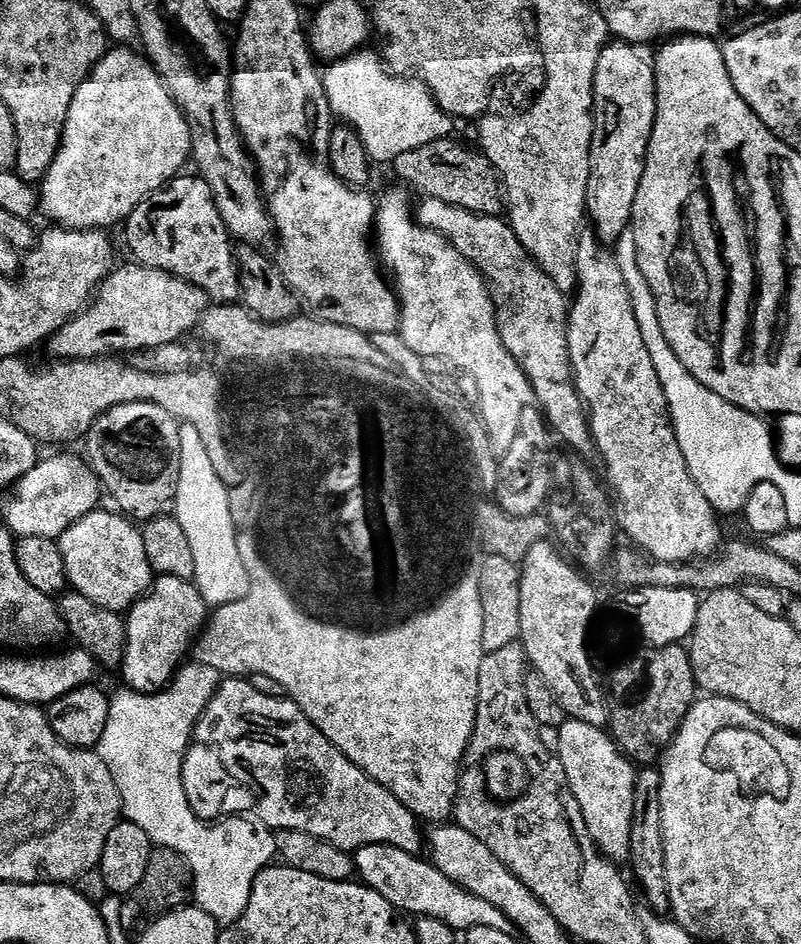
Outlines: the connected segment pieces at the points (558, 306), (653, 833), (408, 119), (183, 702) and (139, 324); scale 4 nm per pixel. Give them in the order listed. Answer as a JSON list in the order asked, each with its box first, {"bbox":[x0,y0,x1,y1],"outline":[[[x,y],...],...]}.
[{"bbox":[414,198,596,458],"outline":[[[427,198],[421,199],[421,204],[418,204],[418,207],[415,209],[414,215],[423,226],[423,228],[429,228],[434,230],[438,234],[442,234],[448,239],[448,243],[452,244],[462,255],[467,256],[471,260],[475,268],[480,269],[484,274],[485,280],[488,281],[493,293],[494,299],[496,302],[496,325],[498,326],[498,334],[502,338],[502,342],[506,346],[506,350],[516,359],[518,366],[526,374],[526,378],[532,384],[532,394],[535,398],[535,401],[538,404],[541,404],[544,407],[543,415],[546,417],[547,423],[550,425],[551,431],[555,433],[557,437],[560,436],[577,452],[577,457],[588,458],[584,456],[593,455],[596,452],[596,443],[592,441],[592,427],[588,425],[588,413],[584,407],[584,400],[578,394],[576,389],[576,381],[572,379],[572,363],[570,362],[570,350],[568,349],[568,313],[570,311],[570,300],[569,297],[562,291],[558,290],[558,286],[554,286],[554,282],[550,277],[547,276],[540,269],[540,265],[537,264],[536,259],[533,258],[528,251],[522,246],[522,242],[518,242],[518,234],[514,234],[511,224],[508,223],[507,219],[501,218],[500,216],[483,216],[477,212],[471,212],[470,210],[462,210],[458,206],[450,206],[446,202],[441,200],[429,200]]]},{"bbox":[630,766,672,914],"outline":[[[644,766],[636,773],[634,790],[634,822],[630,838],[632,855],[630,865],[640,888],[644,891],[643,903],[657,914],[664,914],[672,907],[670,886],[666,882],[666,850],[662,842],[662,798],[660,797],[660,774],[652,766]]]},{"bbox":[323,54,453,162],"outline":[[[353,54],[327,65],[323,73],[324,89],[328,95],[328,101],[333,113],[343,123],[349,124],[353,130],[362,138],[366,146],[368,156],[373,162],[388,160],[394,162],[398,154],[407,154],[409,150],[418,150],[418,146],[426,146],[430,142],[447,140],[453,135],[453,117],[449,116],[440,108],[436,97],[431,90],[419,78],[401,78],[393,74],[386,67],[379,55],[364,56],[365,54]]]},{"bbox":[98,662,277,926],"outline":[[[188,662],[176,672],[174,679],[163,691],[147,696],[123,690],[117,696],[113,695],[110,714],[106,718],[106,730],[102,730],[98,751],[110,774],[114,774],[114,782],[120,791],[123,819],[142,826],[153,845],[174,850],[186,861],[188,869],[192,871],[195,907],[206,910],[206,914],[210,914],[210,918],[214,918],[217,924],[227,926],[244,913],[258,874],[269,867],[277,855],[273,829],[267,828],[265,824],[255,824],[248,818],[224,818],[219,822],[200,820],[190,808],[183,792],[184,753],[193,741],[193,728],[221,683],[221,674],[214,670],[214,666]]]},{"bbox":[50,262,210,360],"outline":[[[129,262],[125,268],[119,268],[108,273],[107,280],[92,303],[50,337],[53,357],[61,360],[94,360],[107,357],[109,354],[118,354],[114,352],[139,354],[148,351],[149,348],[183,341],[184,335],[199,325],[210,304],[201,288],[187,284],[182,278],[171,276],[169,272],[145,268],[143,264],[135,262]]]}]

